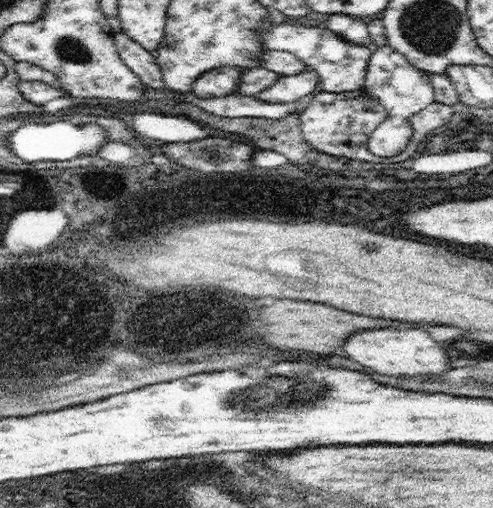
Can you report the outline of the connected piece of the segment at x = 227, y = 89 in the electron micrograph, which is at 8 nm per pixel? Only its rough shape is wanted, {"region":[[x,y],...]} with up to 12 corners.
{"region":[[222,67],[193,82],[205,99],[240,93],[242,70]]}

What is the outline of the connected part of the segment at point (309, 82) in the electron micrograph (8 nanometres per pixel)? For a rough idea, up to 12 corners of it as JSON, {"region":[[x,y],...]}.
{"region":[[306,67],[280,75],[257,97],[270,103],[296,102],[312,94],[319,74]]}

